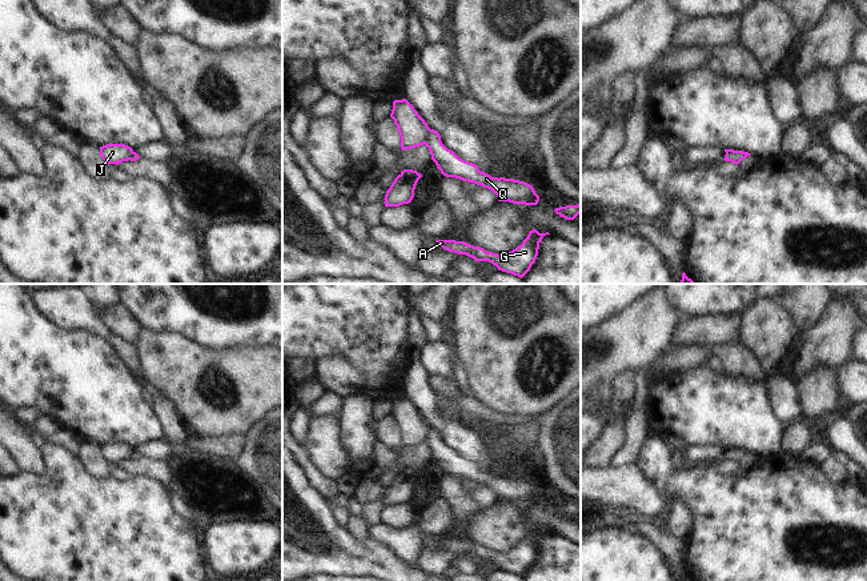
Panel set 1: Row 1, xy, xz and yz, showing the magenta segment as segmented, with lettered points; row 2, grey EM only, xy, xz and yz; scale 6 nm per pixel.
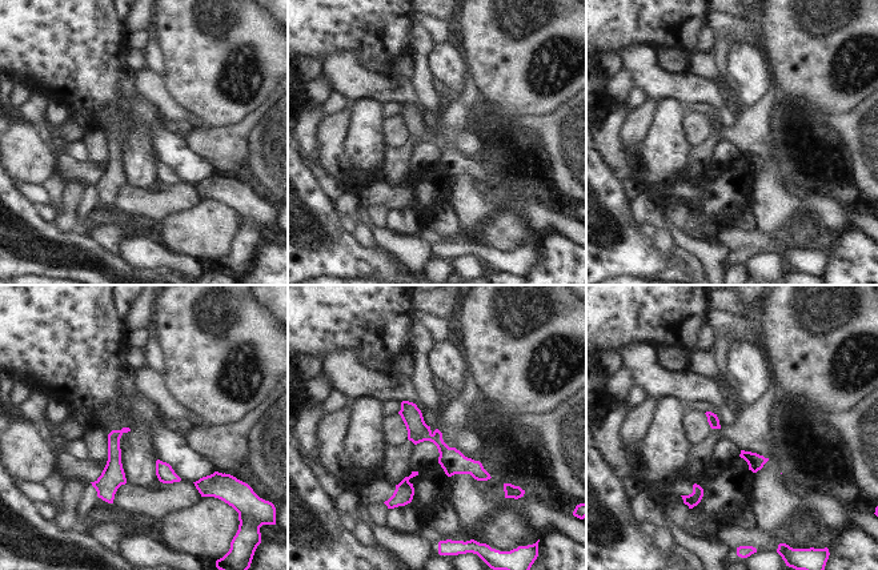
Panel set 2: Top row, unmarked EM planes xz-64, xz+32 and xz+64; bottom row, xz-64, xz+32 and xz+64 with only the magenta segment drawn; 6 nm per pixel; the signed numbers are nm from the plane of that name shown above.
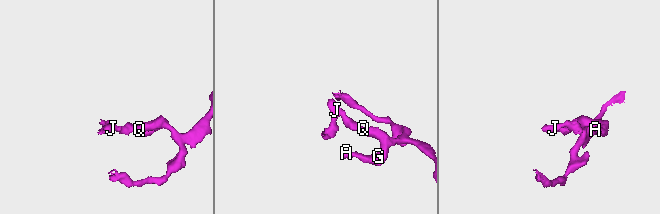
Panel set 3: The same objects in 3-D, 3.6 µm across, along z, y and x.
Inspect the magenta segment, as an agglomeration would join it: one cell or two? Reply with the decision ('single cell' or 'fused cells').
fused cells

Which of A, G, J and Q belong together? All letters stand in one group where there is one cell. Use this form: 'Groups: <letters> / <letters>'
Groups: A G Q / J

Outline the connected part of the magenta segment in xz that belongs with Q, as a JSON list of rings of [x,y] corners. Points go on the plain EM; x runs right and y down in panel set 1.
[[[429,429],[425,444],[429,446],[432,458],[443,474],[482,484],[493,489],[498,500],[509,500],[518,504],[538,502],[539,494],[533,484],[514,477],[491,476],[481,470],[475,462],[459,457],[453,449],[447,448],[437,429]]]

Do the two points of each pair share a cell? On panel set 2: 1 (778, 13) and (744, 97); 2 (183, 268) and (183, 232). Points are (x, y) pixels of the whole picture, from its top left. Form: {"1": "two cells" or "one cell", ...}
{"1": "two cells", "2": "two cells"}

